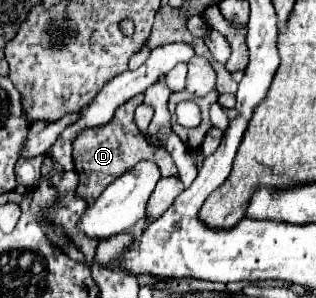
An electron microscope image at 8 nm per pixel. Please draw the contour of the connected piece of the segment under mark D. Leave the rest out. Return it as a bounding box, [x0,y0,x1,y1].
[73,94,179,202]

